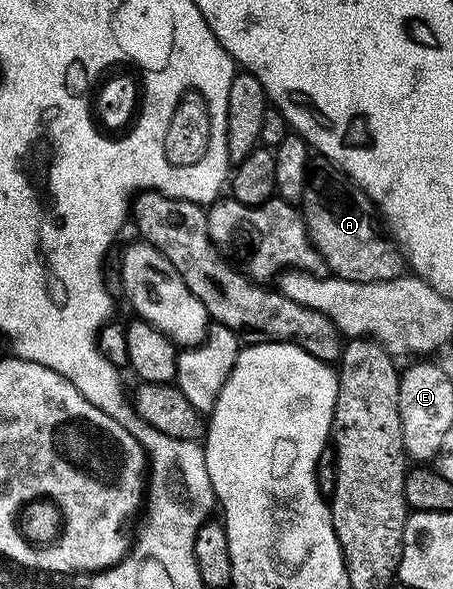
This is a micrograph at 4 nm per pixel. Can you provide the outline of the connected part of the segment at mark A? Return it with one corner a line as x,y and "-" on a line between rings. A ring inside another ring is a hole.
321,160
318,163
309,175
309,211
306,209
303,217
309,238
324,265
329,265
336,277
352,282
382,282
402,277
404,270
401,269
407,266
402,247
392,237
385,238
386,231
376,202
372,202
352,178
333,178
335,167
332,162

